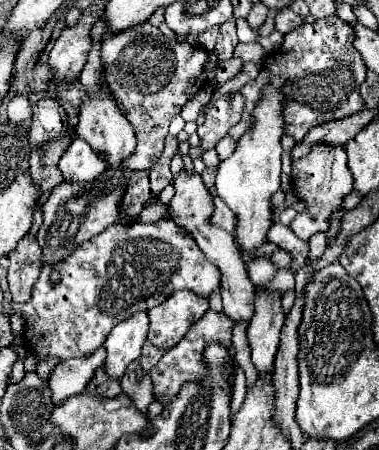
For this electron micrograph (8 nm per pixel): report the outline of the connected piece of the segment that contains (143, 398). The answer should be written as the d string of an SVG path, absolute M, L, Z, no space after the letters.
M137 360L129 364L127 372L123 374L121 388L123 388L123 394L129 394L129 398L141 412L147 412L147 406L153 402L153 384L149 374L141 368Z

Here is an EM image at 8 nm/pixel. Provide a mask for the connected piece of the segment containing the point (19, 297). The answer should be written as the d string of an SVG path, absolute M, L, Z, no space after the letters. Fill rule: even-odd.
M25 236L11 252L9 252L9 290L13 302L29 302L33 284L39 276L41 268L41 246L37 244L35 236Z

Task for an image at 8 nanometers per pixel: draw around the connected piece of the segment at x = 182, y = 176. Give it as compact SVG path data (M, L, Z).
M185 168L175 176L173 180L175 186L175 196L169 202L169 216L173 218L173 222L181 228L185 228L187 232L191 232L193 240L197 242L197 246L203 250L203 254L221 270L221 296L223 296L223 312L231 318L231 320L249 320L249 316L253 316L253 296L255 296L255 286L247 276L247 268L245 262L241 258L241 252L237 250L233 236L219 228L213 226L209 220L213 216L213 196L209 194L209 190L205 188L203 180L199 174L189 174Z

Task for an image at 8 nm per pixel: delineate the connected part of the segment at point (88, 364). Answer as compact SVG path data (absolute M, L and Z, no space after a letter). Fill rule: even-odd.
M97 348L89 356L61 360L51 376L49 376L49 388L53 392L53 404L63 404L67 398L81 394L87 384L91 382L95 370L105 362L105 348Z

